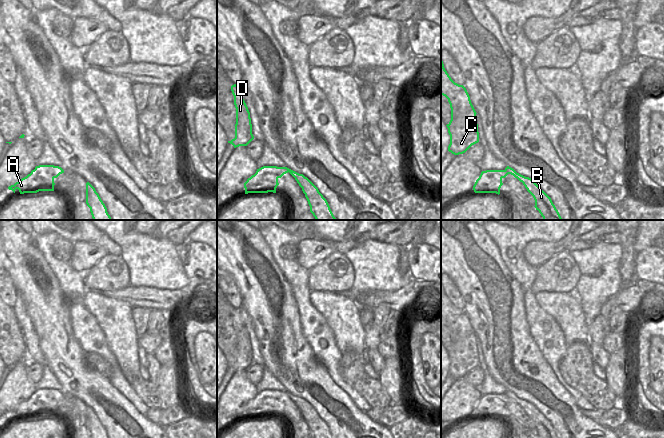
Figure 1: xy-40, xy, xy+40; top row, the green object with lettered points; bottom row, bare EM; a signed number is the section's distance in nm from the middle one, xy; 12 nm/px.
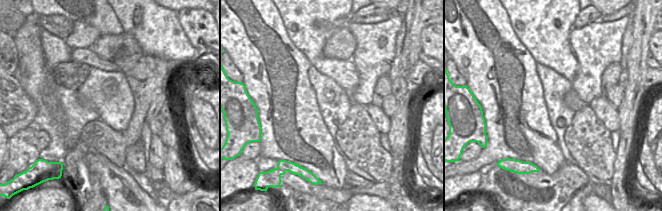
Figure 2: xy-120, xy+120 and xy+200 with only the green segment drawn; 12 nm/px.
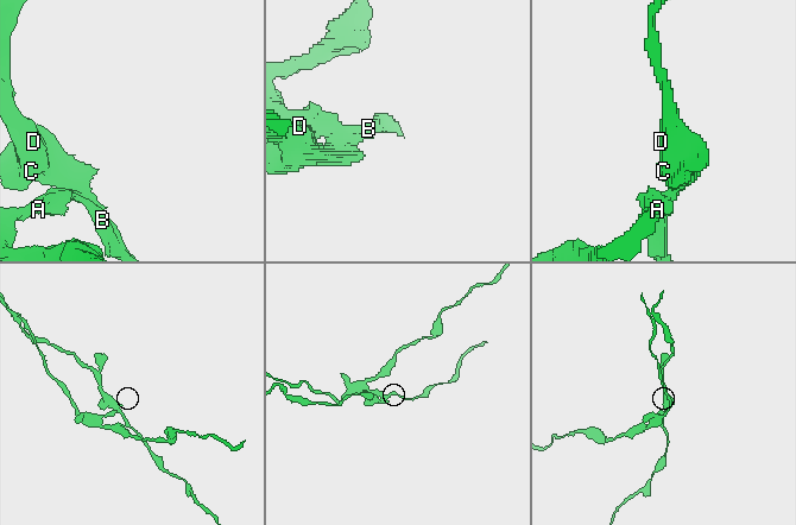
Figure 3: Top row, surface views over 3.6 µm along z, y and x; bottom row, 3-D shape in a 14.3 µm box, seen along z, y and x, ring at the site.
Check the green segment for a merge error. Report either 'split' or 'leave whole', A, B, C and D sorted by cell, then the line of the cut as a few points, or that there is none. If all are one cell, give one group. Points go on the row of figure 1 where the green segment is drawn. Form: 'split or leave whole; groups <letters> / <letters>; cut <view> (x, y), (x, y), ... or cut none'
split; groups A / B C D; cut xy+40 (505, 169), (509, 173)

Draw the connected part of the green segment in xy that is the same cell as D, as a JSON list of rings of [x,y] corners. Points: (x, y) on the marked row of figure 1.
[[[232,85],[231,91],[234,96],[234,105],[236,108],[236,124],[235,138],[228,141],[228,143],[232,144],[234,148],[247,146],[254,139],[252,134],[250,112],[242,97],[239,85]]]

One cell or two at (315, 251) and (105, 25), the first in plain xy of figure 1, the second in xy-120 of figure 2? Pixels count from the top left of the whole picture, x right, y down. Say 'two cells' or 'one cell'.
two cells

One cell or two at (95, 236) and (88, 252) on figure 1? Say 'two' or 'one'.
two

